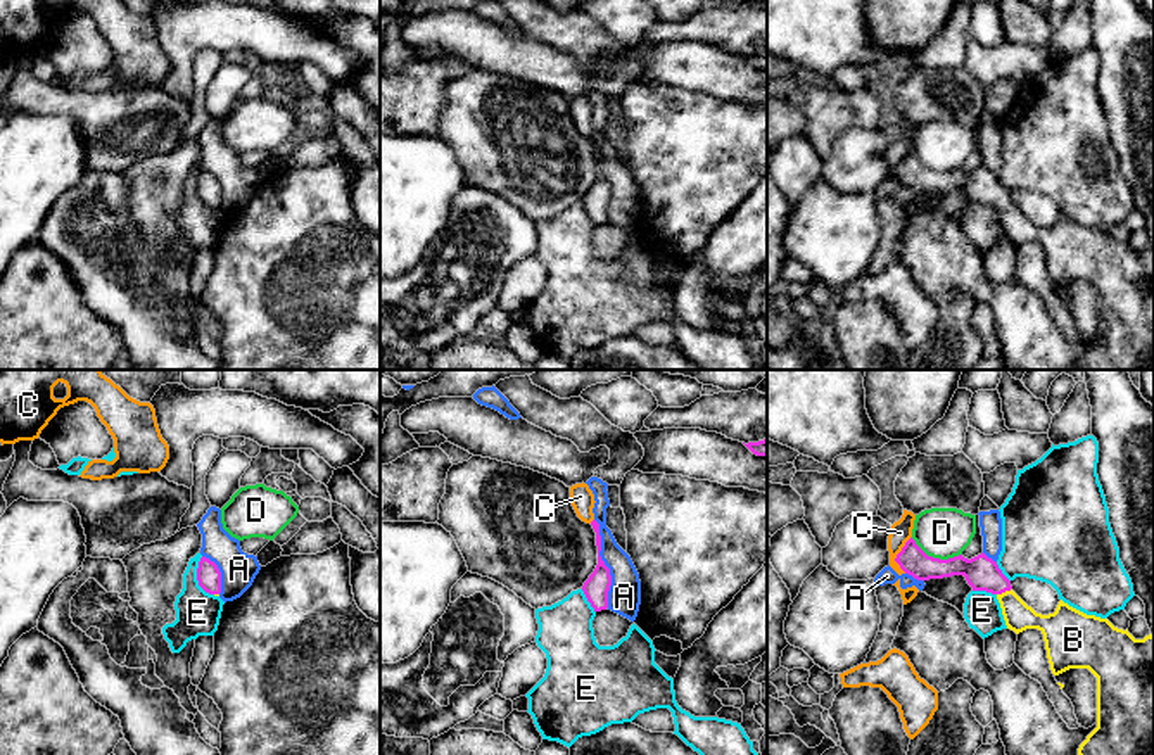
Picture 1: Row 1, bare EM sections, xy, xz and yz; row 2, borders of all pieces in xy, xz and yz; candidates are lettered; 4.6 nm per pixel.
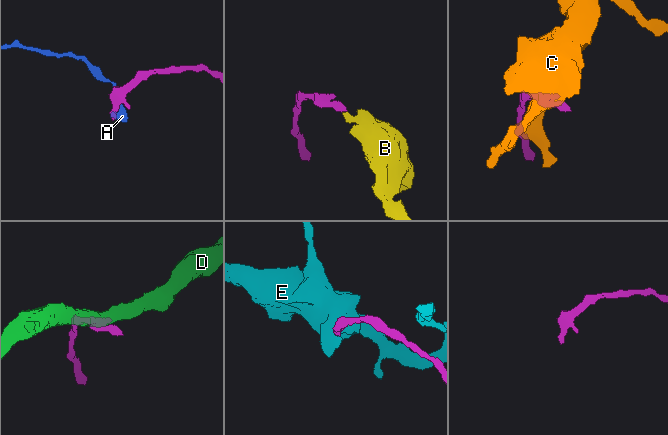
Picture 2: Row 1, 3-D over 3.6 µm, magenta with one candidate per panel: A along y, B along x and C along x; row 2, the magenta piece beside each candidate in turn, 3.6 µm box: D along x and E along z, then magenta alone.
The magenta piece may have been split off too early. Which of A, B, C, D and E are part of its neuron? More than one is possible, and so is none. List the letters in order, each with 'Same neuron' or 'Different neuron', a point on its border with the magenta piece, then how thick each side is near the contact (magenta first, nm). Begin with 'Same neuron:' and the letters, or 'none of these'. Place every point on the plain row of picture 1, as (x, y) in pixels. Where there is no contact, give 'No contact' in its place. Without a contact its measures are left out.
Same neuron: B
A: Different neuron. Touches magenta at xz (603, 177). Thickness 120 nm (magenta) against 160 nm
B: Same neuron. Touches magenta at yz (1004, 204). Thickness 160 nm (magenta) against 140 nm
C: Different neuron. Touches magenta at yz (897, 168). Thickness 140 nm (magenta) against 100 nm
D: Different neuron. Touches magenta at yz (937, 171). Thickness 160 nm (magenta) against 240 nm
E: Different neuron. Touches magenta at xy (197, 190). Thickness 110 nm (magenta) against 200 nm

